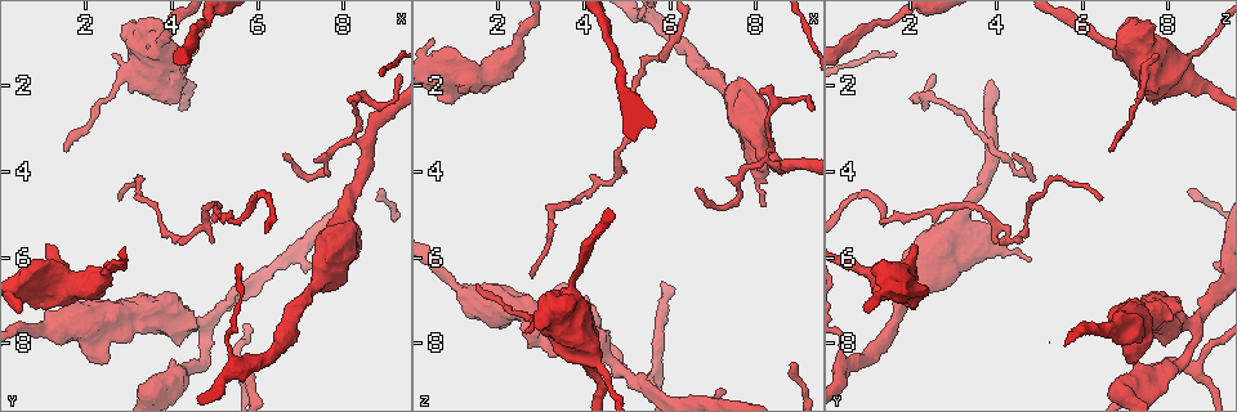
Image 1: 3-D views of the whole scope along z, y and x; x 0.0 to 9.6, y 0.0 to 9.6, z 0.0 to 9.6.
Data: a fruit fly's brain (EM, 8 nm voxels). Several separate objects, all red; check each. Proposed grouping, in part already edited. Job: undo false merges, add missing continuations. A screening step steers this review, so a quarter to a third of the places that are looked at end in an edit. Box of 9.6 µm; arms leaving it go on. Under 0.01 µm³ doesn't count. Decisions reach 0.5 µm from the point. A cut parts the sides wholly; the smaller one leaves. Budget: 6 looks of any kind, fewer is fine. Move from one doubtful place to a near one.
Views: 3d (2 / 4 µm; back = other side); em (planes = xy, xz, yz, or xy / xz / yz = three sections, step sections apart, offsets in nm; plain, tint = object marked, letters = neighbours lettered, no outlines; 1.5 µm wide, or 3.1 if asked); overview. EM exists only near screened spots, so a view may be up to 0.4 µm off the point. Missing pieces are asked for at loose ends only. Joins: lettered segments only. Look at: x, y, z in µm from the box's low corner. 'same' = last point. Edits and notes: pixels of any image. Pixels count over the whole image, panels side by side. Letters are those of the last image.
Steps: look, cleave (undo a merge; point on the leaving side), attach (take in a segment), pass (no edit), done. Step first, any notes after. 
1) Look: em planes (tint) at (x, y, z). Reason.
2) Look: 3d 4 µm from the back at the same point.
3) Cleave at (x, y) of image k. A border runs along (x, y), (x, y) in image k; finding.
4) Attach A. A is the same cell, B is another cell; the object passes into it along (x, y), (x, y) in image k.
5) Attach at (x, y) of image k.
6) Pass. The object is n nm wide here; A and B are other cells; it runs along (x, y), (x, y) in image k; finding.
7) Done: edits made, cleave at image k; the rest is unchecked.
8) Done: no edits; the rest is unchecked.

Look: 3d 4 µm at (8.15, 6.05, 4.80). Free end.

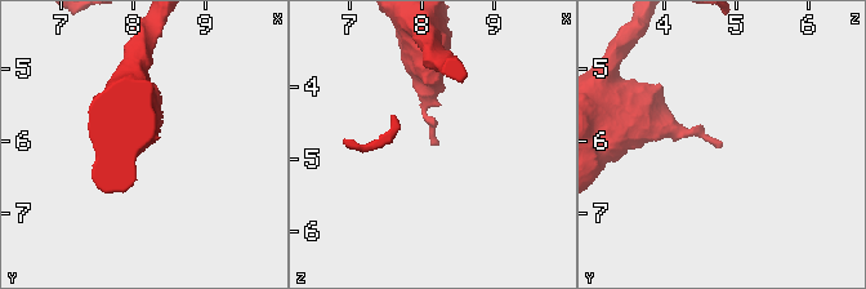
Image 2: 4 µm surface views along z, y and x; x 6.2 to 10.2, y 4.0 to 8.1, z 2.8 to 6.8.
Look: em yz step 8 (letters) at (8.10, 6.05, 4.85). Shape alone is not enough.

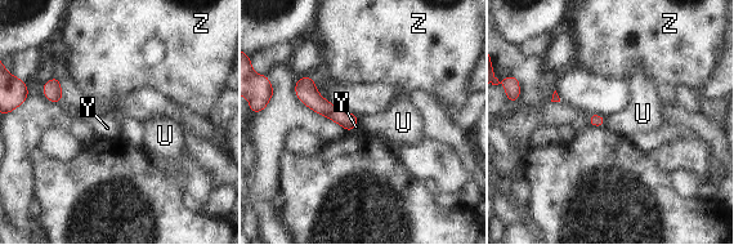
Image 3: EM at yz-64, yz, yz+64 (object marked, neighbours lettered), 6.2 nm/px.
Pass. U, Y and Z are other cells; a border runs along (62, 97), (57, 103) in image 3; no lettered segment goes on from it.

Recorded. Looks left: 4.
Look: 3d 2 µm at (4.90, 5.70, 4.00). Branch stops here.

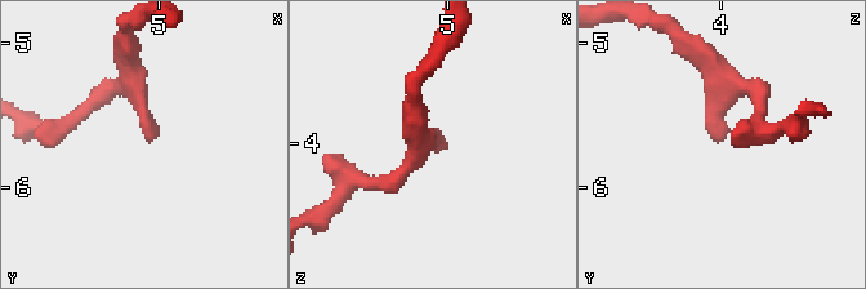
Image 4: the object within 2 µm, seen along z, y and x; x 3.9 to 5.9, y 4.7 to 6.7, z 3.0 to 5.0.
Look: em xy step 8 (letters) at (4.90, 5.68, 4.02).

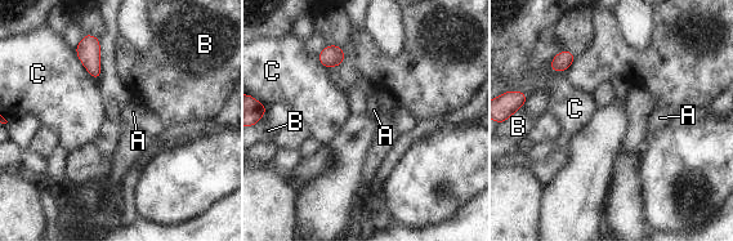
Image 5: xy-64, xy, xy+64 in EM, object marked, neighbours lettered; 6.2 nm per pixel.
Pass. The longest contact is with C, 240 nm; A, B and C are other cells; none of them fits.

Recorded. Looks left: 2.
Look: em planes (plain) at (2.75, 7.15, 7.80). Sudden change in width.

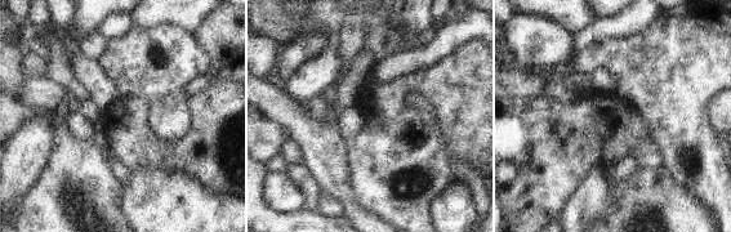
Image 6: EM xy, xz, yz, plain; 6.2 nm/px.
Look: em planes (letters) at the same point.

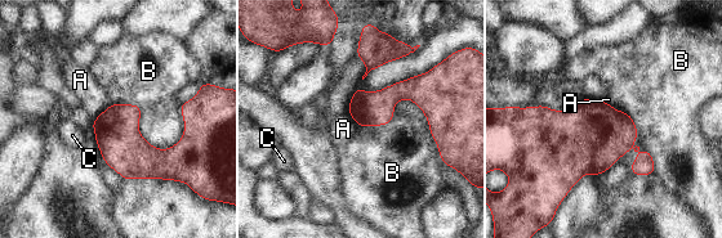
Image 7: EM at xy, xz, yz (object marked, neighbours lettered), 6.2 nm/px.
Pass. A, B and C are other cells; a border runs along (601, 99), (618, 111), (625, 112) in image 7; one cell here.

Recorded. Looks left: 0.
Done: no edits; the rest is unchecked.

